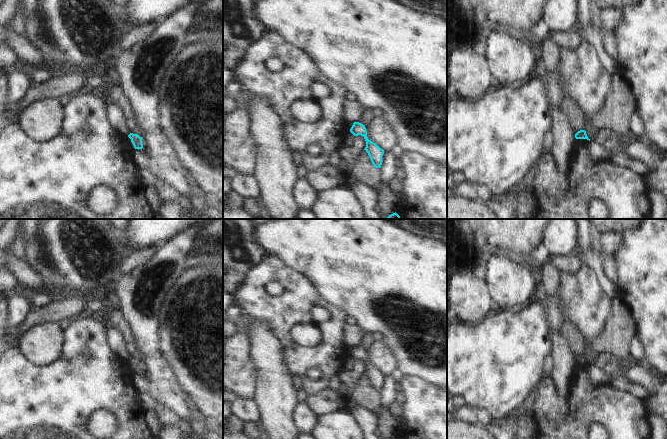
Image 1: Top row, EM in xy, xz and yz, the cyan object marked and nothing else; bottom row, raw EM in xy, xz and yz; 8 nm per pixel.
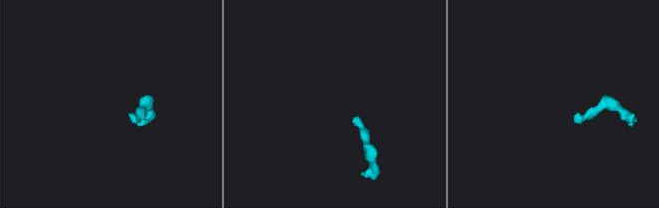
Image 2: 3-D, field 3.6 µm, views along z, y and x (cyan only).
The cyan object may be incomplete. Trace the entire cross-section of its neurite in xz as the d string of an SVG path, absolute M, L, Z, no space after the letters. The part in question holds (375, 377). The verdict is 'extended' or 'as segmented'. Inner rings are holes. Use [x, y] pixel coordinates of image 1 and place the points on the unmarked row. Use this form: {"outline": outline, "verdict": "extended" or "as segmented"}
{"outline": "M354 346L350 356L354 359L354 360L358 360L361 359L364 361L365 365L366 365L366 371L365 371L365 375L368 377L372 388L376 391L376 392L380 392L382 389L382 380L384 378L384 374L381 373L378 369L376 369L374 366L372 366L371 364L368 363L367 361L367 355L365 352L365 349L359 347L359 346Z", "verdict": "as segmented"}

